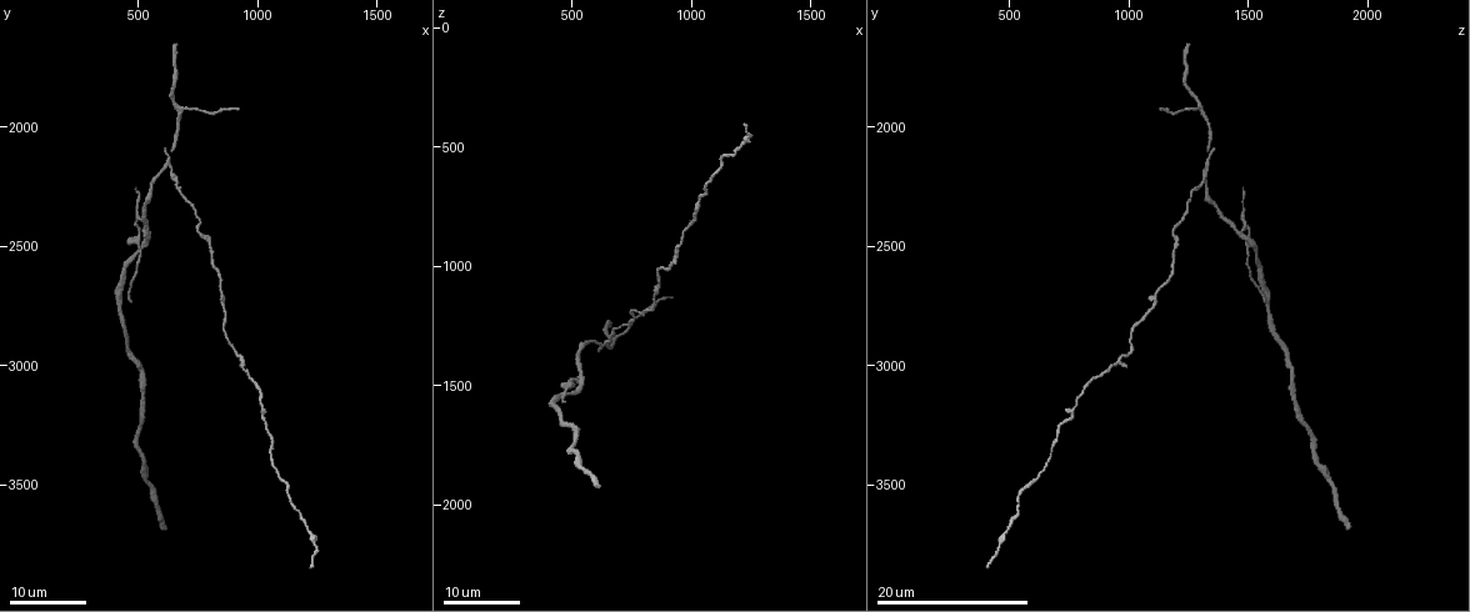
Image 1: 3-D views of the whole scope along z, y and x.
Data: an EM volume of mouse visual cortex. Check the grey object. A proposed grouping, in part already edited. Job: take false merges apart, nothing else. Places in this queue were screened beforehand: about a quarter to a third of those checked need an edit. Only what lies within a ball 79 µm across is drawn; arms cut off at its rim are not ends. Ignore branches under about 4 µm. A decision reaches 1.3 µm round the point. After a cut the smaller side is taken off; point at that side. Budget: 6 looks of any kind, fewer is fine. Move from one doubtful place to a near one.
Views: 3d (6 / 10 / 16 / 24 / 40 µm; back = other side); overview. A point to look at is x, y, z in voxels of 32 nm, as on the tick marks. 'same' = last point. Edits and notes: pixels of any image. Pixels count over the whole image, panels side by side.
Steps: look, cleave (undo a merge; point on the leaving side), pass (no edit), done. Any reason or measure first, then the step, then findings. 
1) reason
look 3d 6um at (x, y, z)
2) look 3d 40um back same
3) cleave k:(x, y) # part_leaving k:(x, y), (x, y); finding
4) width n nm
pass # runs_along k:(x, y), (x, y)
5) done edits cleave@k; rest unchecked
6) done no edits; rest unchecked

look 3d 24um at (810, 1950, 1190)

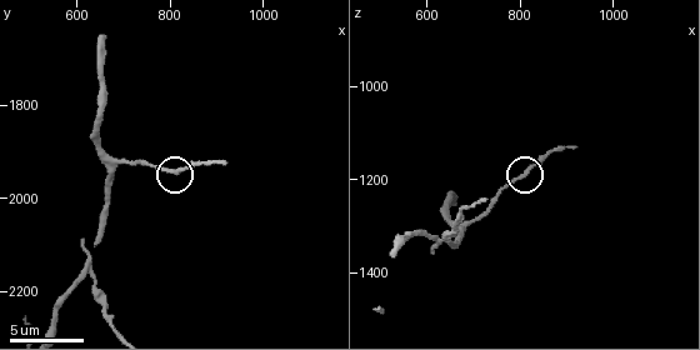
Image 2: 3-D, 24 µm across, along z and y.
look 3d 6um at (800, 1935, 1200)

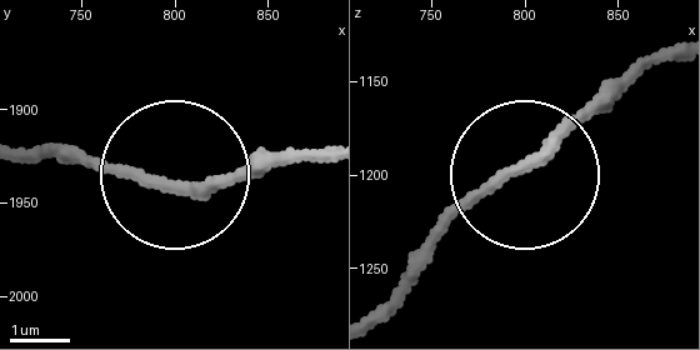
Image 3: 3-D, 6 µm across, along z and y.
width 200 nm
pass # runs_along 3:(25, 158), (189, 188), (274, 163); continuous, no second neuron

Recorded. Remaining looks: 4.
three arms meet
look 3d 16um at (615, 2150, 1330)

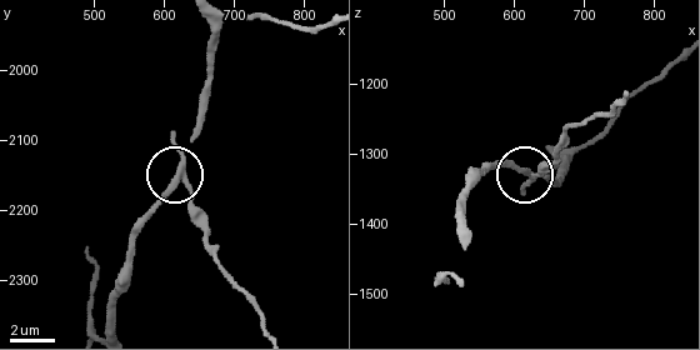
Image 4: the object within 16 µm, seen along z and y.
arms 3
cleave 4:(171, 136) # two neurons meet here

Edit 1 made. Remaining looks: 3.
three arms meet
look 3d 6um at (675, 1925, 1300)

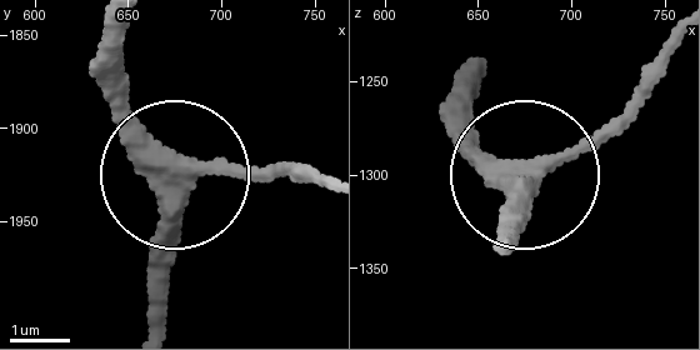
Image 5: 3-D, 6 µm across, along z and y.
pass # runs_along 5:(149, 325), (169, 161), (99, 76); continuous, no second neuron

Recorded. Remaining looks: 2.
done edits cleave@4; rest unchecked

